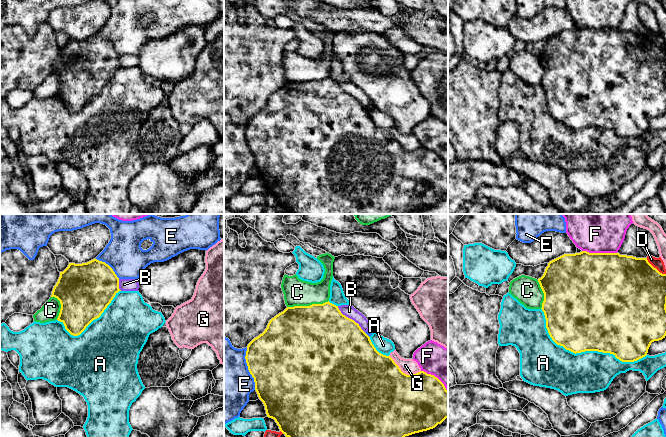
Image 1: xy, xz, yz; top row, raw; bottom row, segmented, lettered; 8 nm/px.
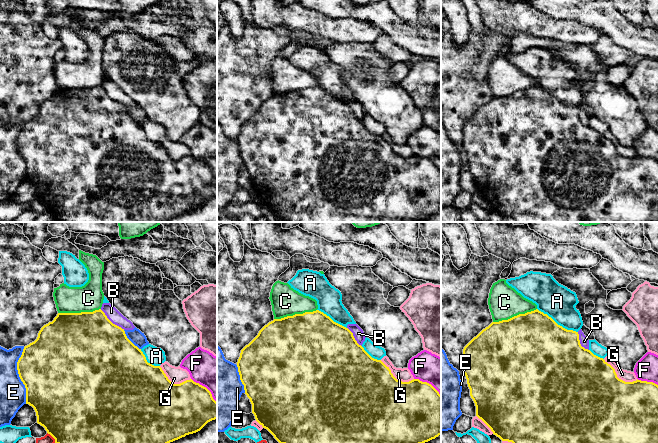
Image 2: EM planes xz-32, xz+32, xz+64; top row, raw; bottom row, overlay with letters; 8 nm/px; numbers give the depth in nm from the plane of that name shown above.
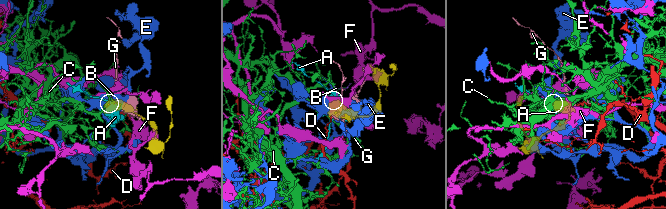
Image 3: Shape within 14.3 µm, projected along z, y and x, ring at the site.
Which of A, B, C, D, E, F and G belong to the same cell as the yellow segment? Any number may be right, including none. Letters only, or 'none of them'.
none of them

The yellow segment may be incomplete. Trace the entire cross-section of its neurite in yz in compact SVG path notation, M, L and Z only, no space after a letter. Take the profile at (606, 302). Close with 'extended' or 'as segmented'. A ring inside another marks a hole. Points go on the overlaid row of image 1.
M587 251L564 254L548 263L538 282L544 293L541 309L545 315L546 328L550 337L557 345L563 346L566 350L575 354L585 351L598 351L613 354L622 362L634 362L647 355L652 342L662 340L666 336L666 274L662 274L654 268L647 258L636 258L619 253L589 253Z; as segmented

